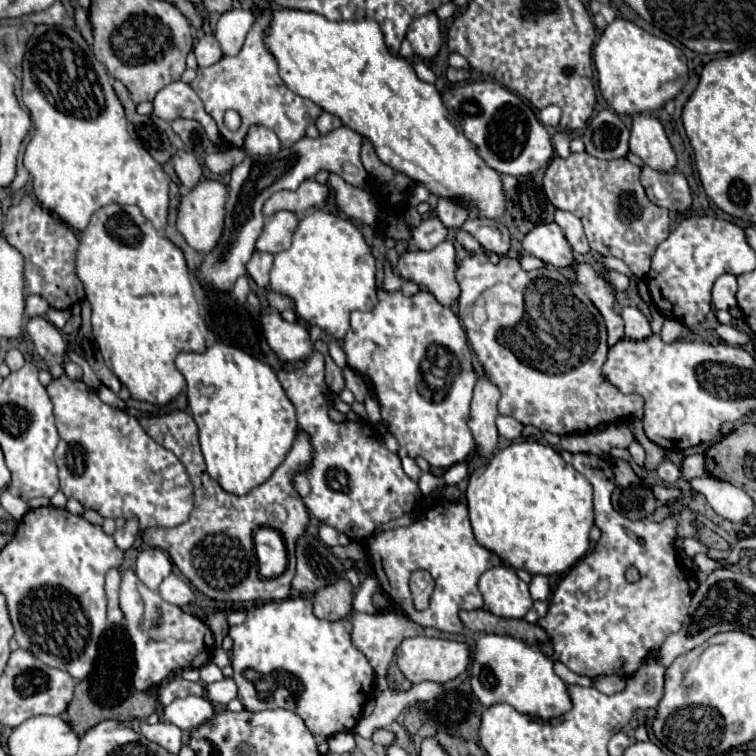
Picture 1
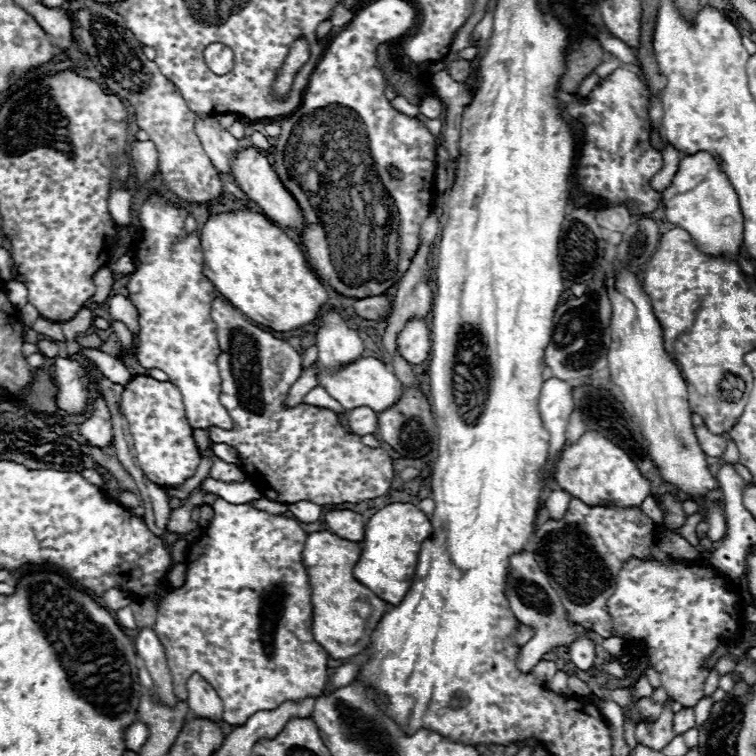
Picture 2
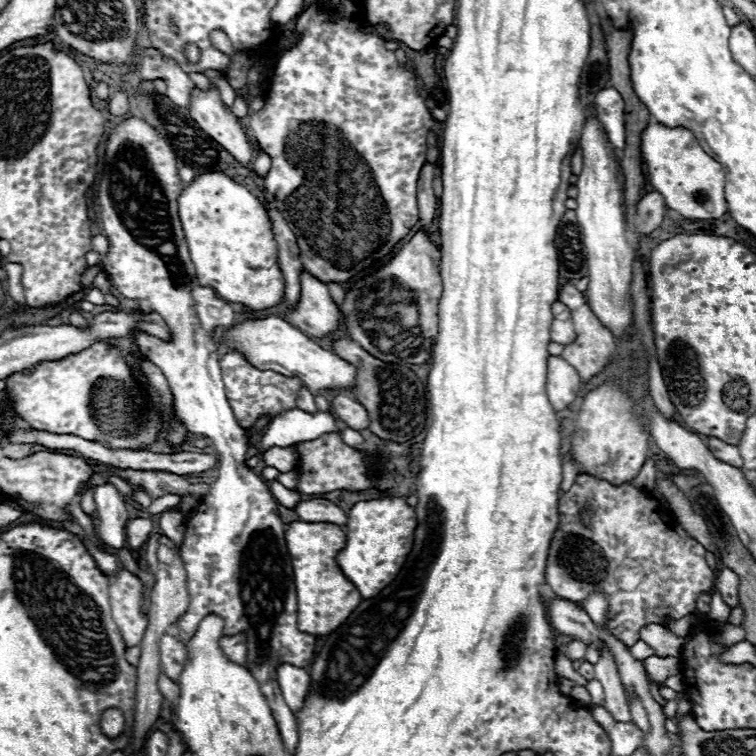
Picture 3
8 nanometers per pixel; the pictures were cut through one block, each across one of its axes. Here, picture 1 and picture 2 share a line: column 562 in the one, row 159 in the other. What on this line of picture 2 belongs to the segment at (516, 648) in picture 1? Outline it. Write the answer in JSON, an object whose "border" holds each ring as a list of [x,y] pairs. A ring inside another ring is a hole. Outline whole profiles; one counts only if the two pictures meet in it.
{"border":[[[708,152],[682,156],[672,186],[662,192],[662,202],[666,220],[684,228],[702,252],[738,262],[744,246],[744,216],[728,176]]]}

